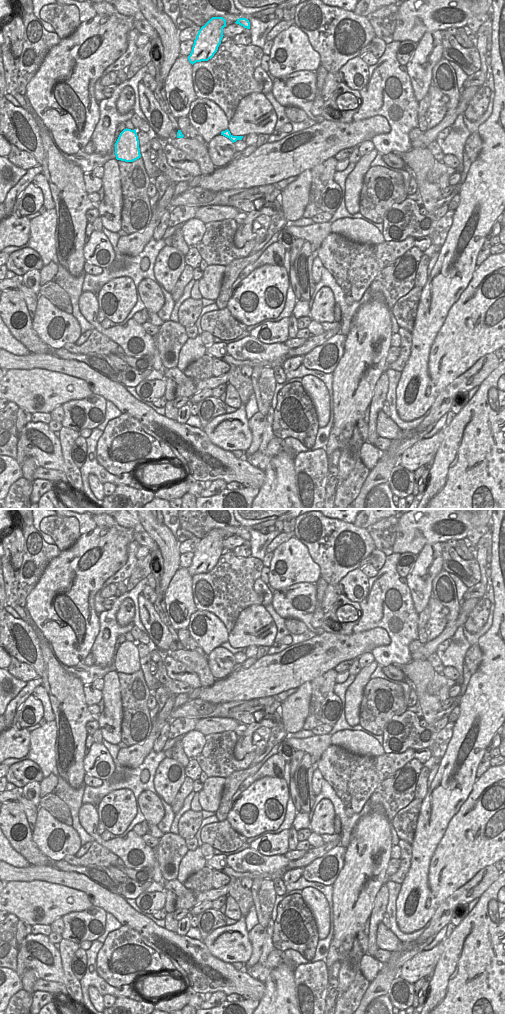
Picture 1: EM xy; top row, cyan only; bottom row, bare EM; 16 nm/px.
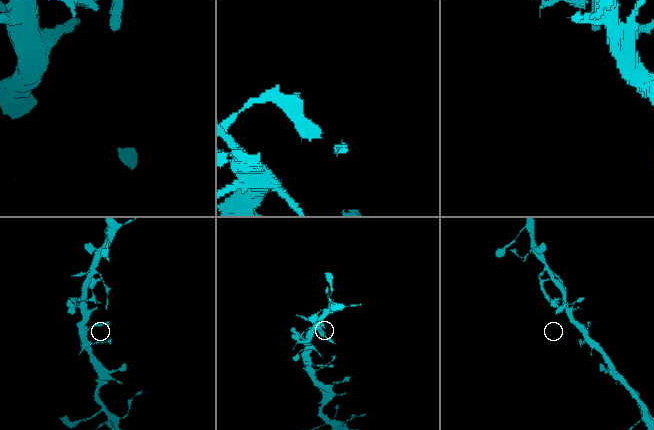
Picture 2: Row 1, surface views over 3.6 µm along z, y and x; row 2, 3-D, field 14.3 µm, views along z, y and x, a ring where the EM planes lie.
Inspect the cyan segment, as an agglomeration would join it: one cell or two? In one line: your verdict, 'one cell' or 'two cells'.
two cells

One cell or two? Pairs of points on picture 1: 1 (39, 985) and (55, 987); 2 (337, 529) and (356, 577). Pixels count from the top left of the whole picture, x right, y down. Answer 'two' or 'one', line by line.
1: one
2: two

